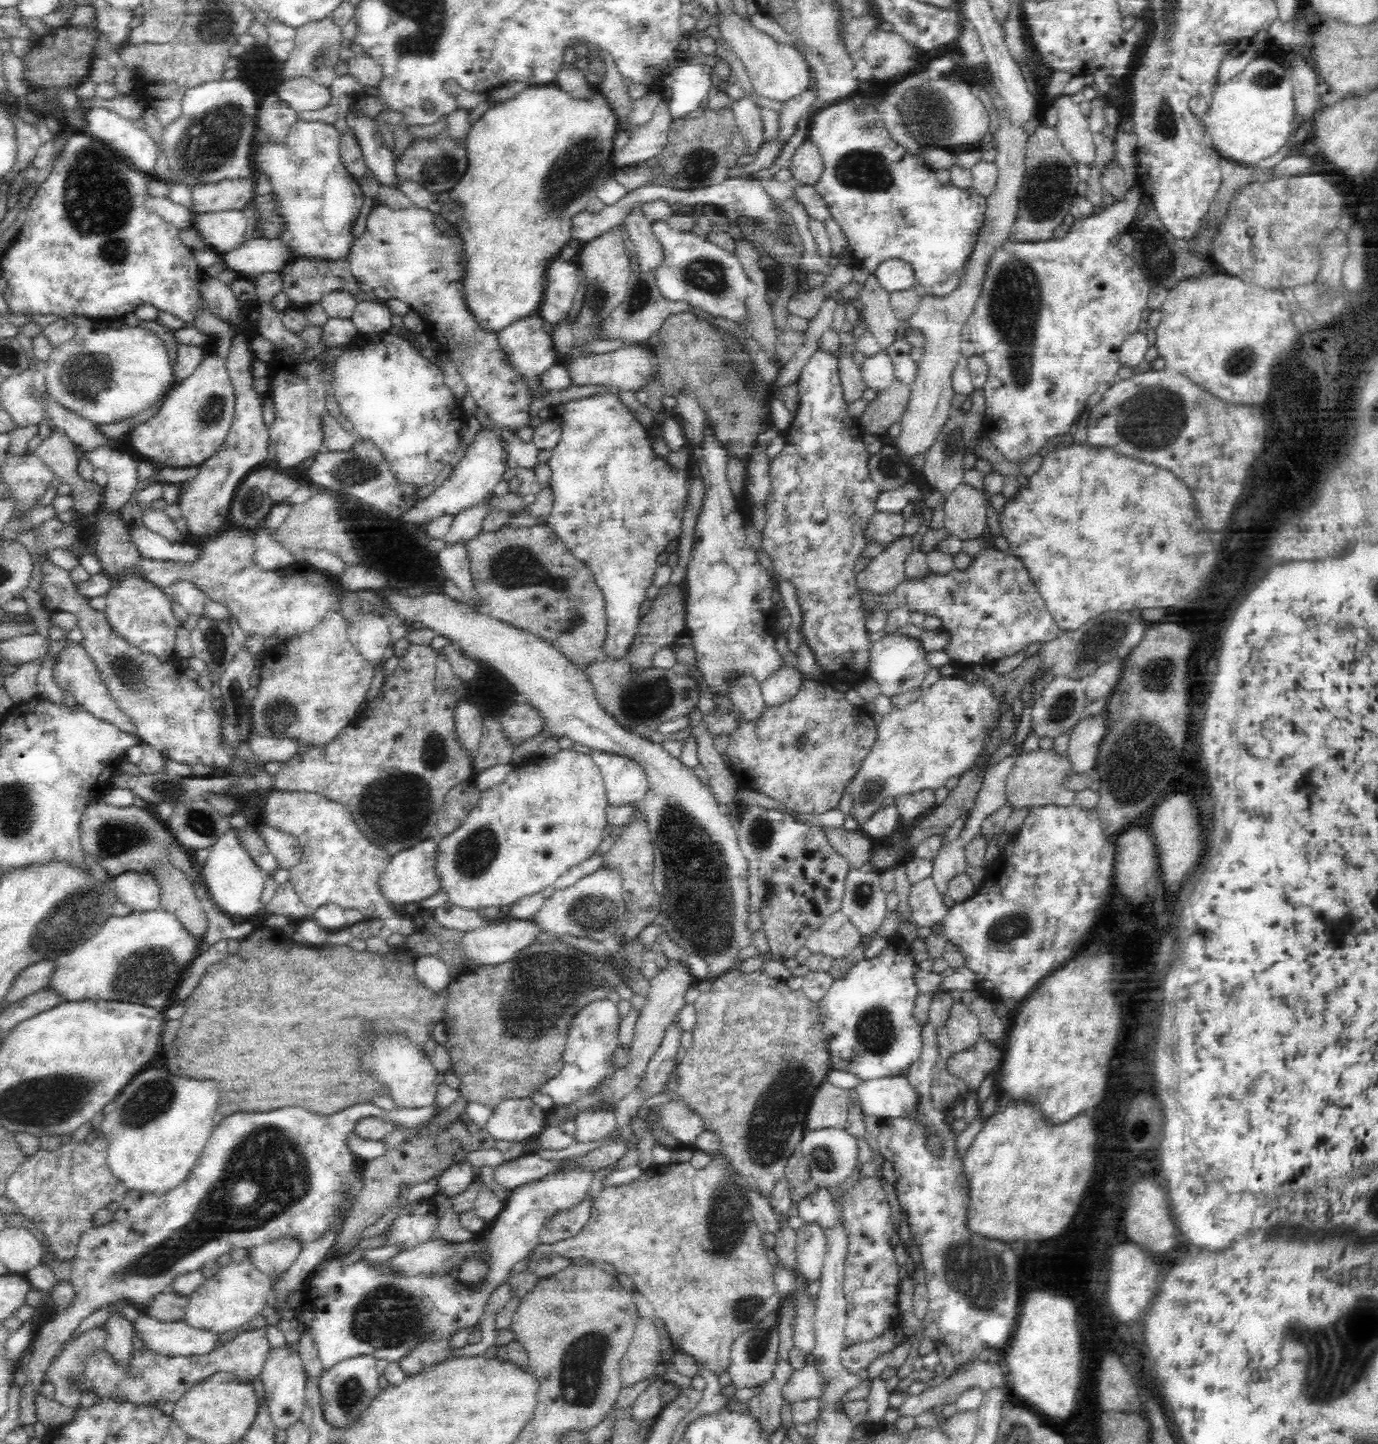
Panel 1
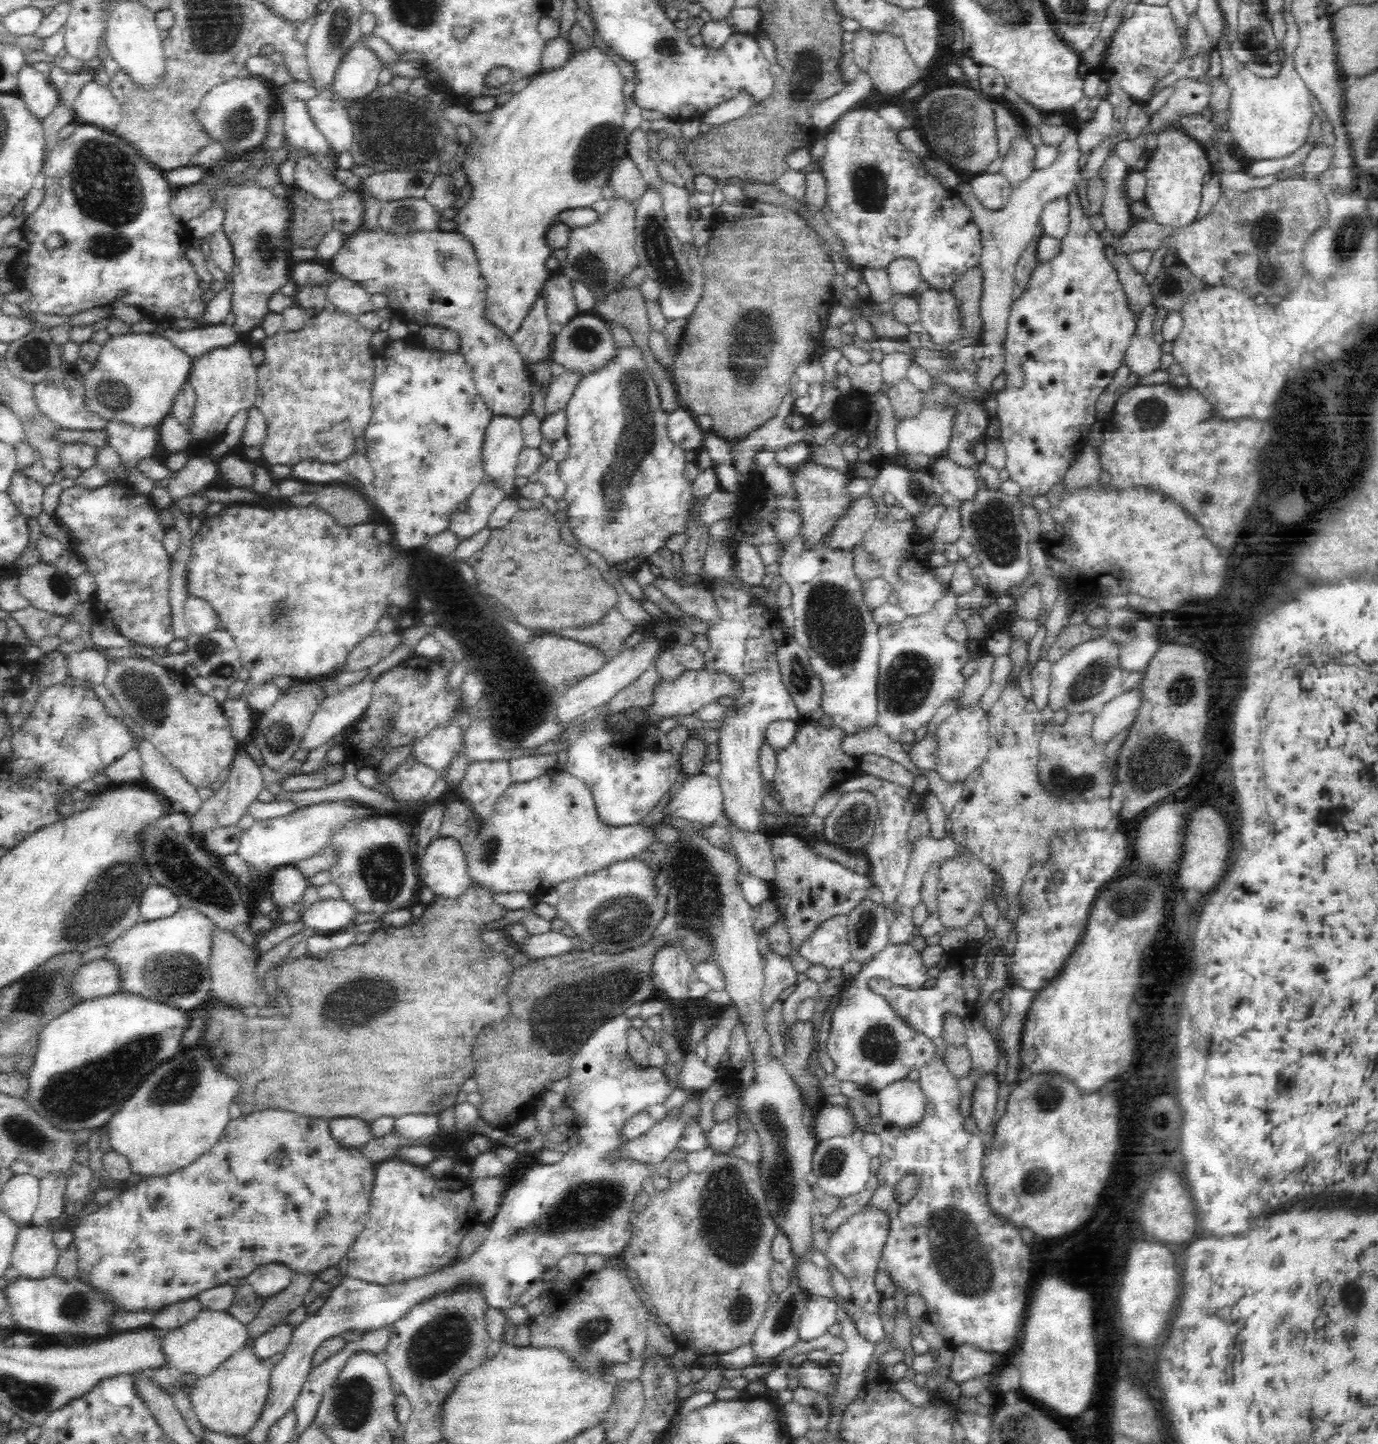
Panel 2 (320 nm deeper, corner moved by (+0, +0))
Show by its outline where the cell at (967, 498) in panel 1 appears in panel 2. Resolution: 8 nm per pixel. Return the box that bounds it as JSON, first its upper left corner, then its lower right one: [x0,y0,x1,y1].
[930,458,980,503]

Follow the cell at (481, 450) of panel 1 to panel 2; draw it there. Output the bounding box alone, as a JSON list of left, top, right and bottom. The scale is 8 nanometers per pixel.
[480,417,524,497]

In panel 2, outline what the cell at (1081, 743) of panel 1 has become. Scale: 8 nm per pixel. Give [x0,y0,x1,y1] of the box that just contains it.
[1090,690,1139,746]

